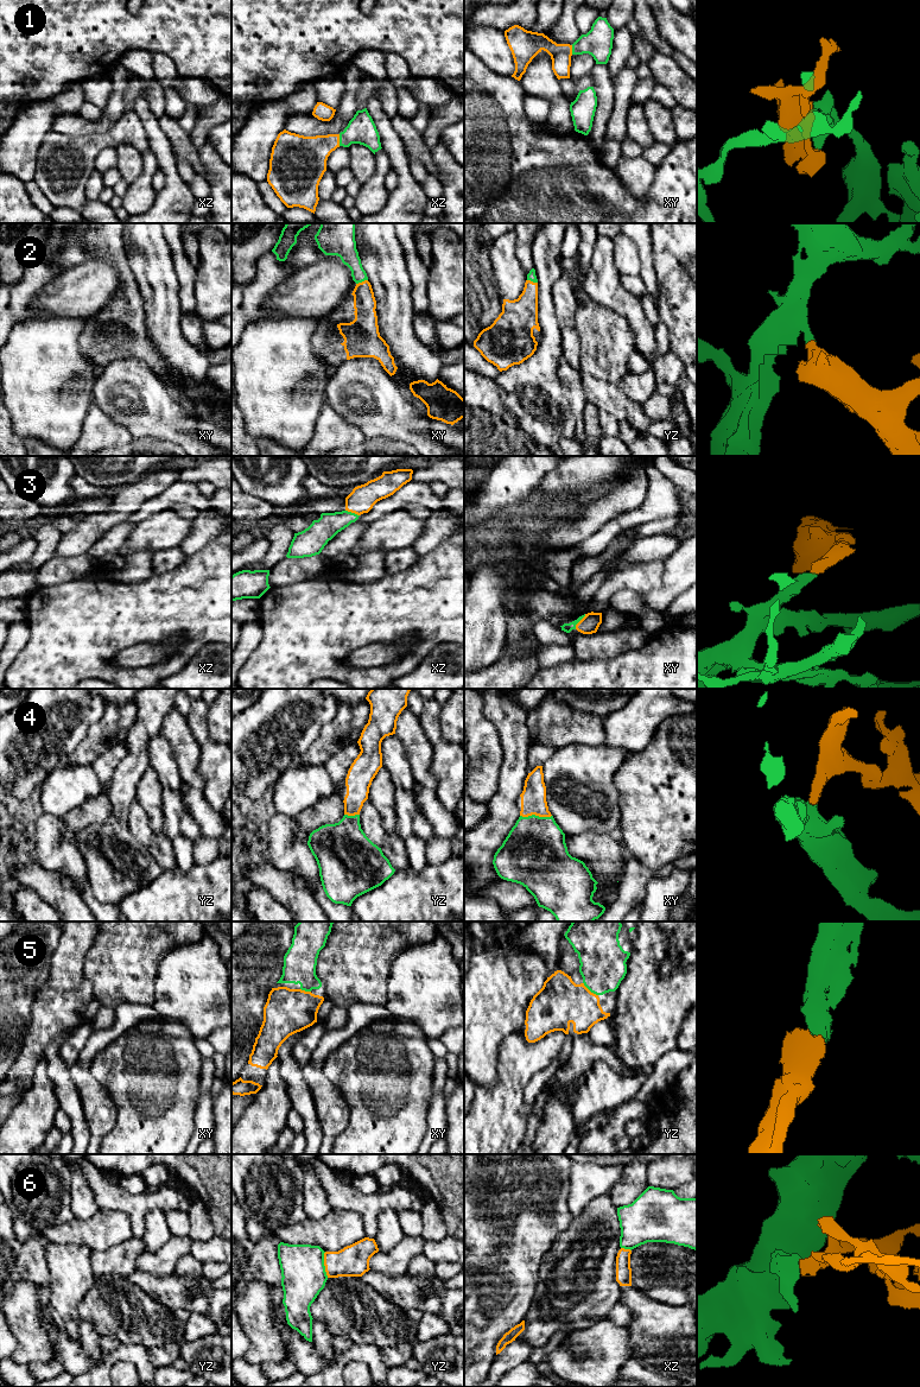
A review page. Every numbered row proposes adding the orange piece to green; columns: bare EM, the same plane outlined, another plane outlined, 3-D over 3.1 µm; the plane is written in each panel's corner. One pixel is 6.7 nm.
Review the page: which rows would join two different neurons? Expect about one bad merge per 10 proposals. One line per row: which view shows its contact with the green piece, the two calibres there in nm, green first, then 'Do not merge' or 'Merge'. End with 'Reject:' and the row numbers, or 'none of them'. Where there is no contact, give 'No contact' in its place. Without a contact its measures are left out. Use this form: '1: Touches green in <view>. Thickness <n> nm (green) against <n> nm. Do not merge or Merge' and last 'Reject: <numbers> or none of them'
1: Touches green in xz. Thickness 190 nm (green) against 280 nm. Merge
2: Touches green in xy. Thickness 140 nm (green) against 160 nm. Merge
3: Touches green in xy. Thickness 60 nm (green) against 120 nm. Merge
4: Touches green in xy. Thickness 440 nm (green) against 180 nm. Merge
5: Touches green in yz. Thickness 300 nm (green) against 320 nm. Merge
6: Touches green in yz. Thickness 300 nm (green) against 220 nm. Do not merge
Reject: 6

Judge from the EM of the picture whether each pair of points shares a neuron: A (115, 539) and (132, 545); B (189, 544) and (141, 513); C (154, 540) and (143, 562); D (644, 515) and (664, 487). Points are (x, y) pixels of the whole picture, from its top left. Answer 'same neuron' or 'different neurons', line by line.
A: different neurons
B: different neurons
C: different neurons
D: same neuron

